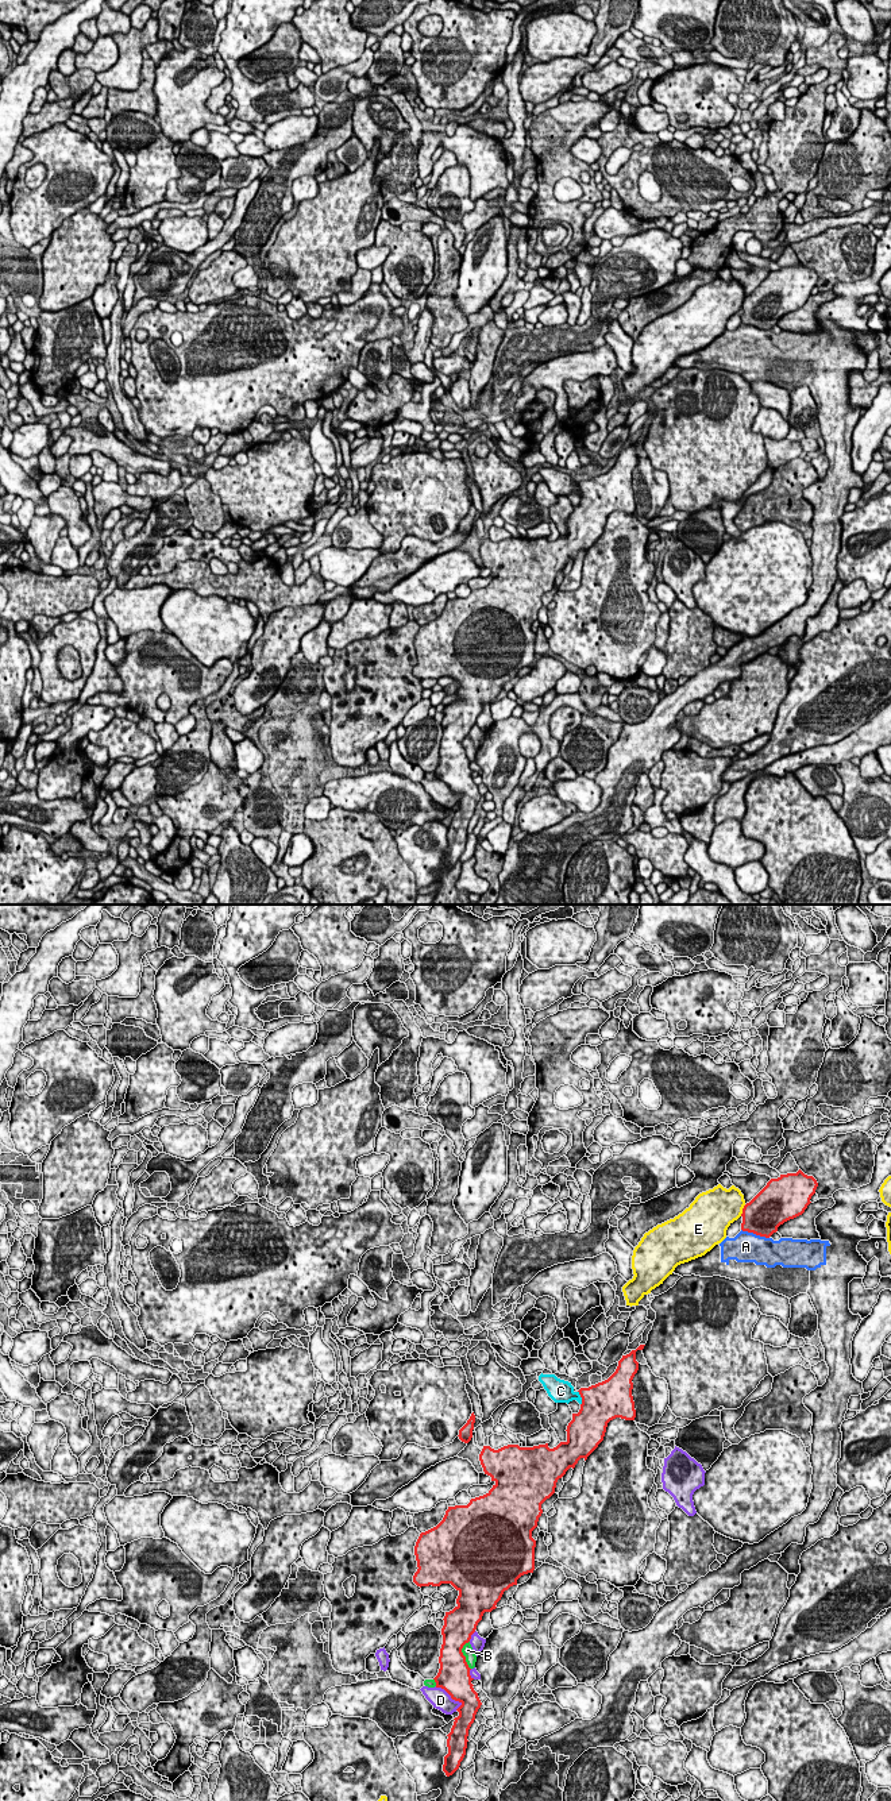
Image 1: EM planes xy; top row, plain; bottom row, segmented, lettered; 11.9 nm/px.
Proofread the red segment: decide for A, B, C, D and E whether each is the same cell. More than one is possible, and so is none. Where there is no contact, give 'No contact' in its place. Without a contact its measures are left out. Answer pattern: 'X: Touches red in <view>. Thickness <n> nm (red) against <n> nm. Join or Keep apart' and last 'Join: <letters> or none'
A: Touches red in xy. Thickness 460 nm (red) against 360 nm. Keep apart
B: Touches red in xy. Thickness 380 nm (red) against 130 nm. Join
C: Touches red in xy. Thickness 440 nm (red) against 280 nm. Keep apart
D: Touches red in xy. Thickness 380 nm (red) against 240 nm. Keep apart
E: Touches red in xy. Thickness 460 nm (red) against 420 nm. Keep apart
Join: B

